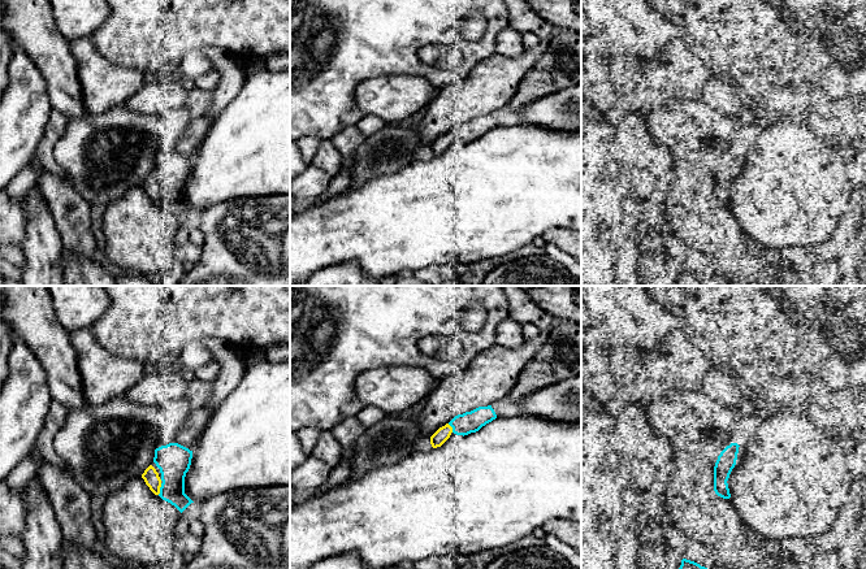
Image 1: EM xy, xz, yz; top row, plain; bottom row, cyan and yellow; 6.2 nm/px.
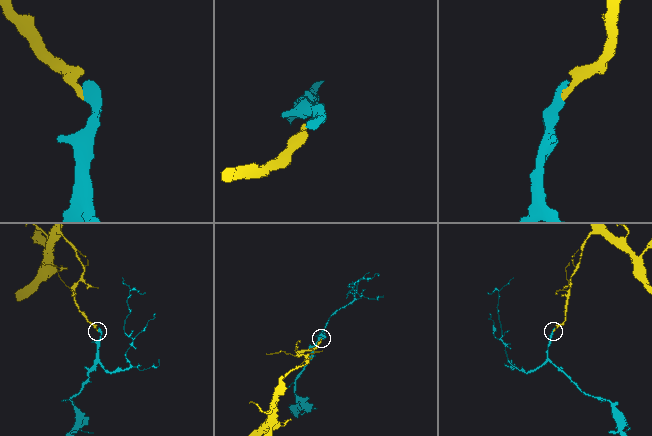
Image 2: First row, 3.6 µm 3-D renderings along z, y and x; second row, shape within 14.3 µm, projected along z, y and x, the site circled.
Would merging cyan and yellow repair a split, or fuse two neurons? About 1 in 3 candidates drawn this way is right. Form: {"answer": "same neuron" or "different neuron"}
{"answer": "same neuron"}

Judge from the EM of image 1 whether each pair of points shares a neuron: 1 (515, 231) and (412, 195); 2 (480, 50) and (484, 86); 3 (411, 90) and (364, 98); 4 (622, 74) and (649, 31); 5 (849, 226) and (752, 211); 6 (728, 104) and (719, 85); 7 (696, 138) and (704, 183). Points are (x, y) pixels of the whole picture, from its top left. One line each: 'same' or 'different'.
1: same
2: different
3: same
4: different
5: different
6: same
7: different

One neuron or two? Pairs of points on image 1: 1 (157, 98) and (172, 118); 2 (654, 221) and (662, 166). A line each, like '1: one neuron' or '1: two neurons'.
1: two neurons
2: two neurons

